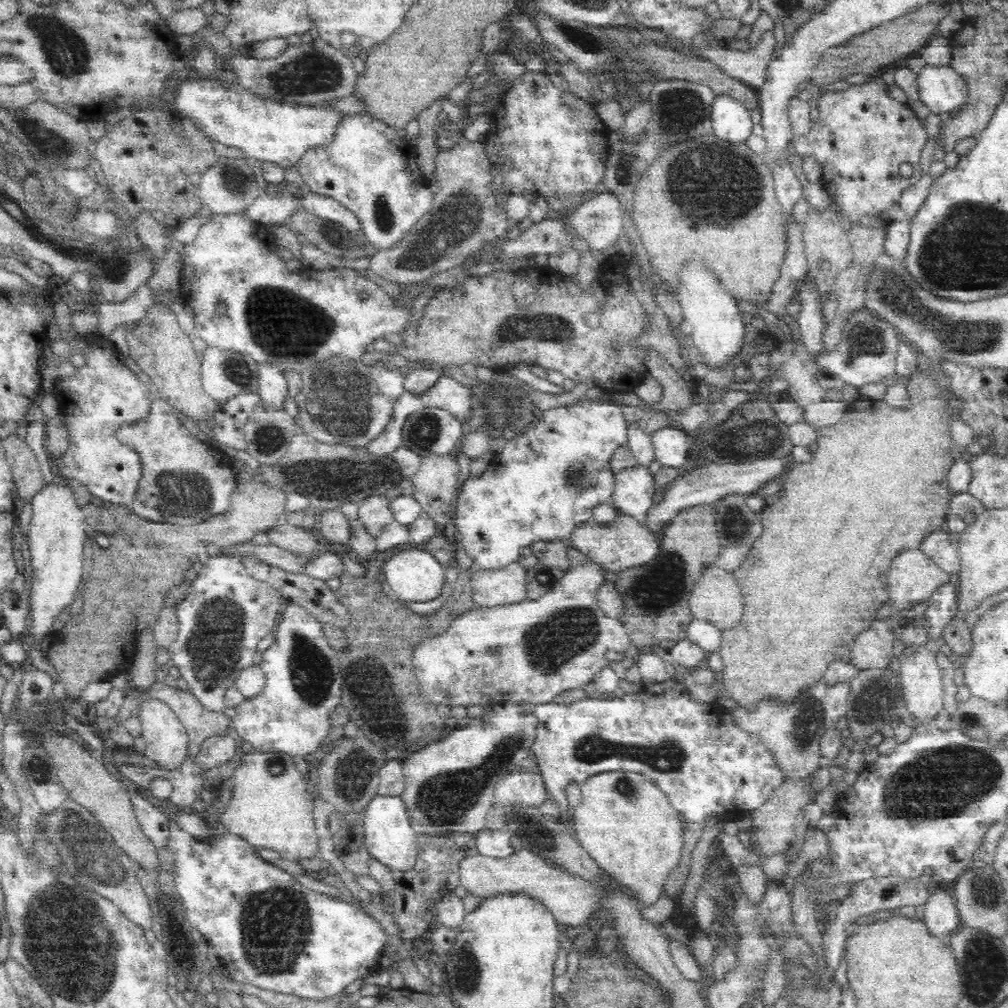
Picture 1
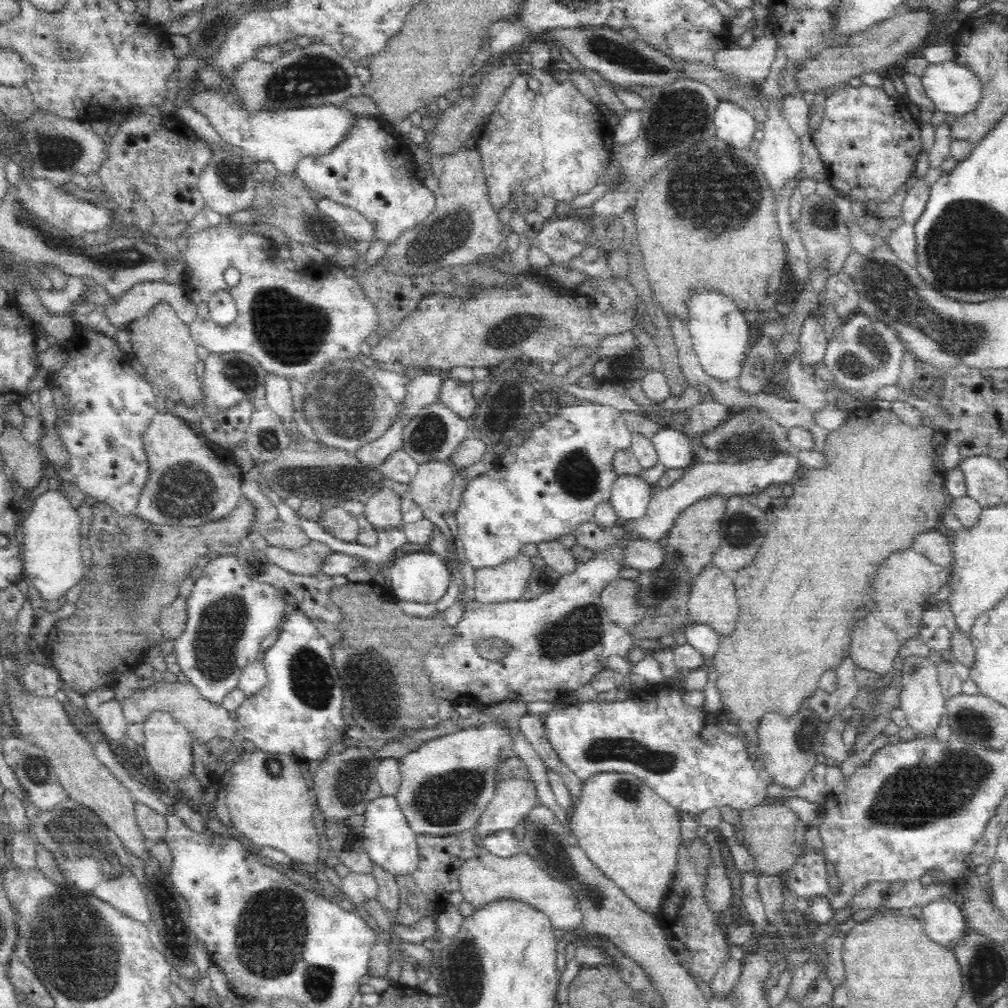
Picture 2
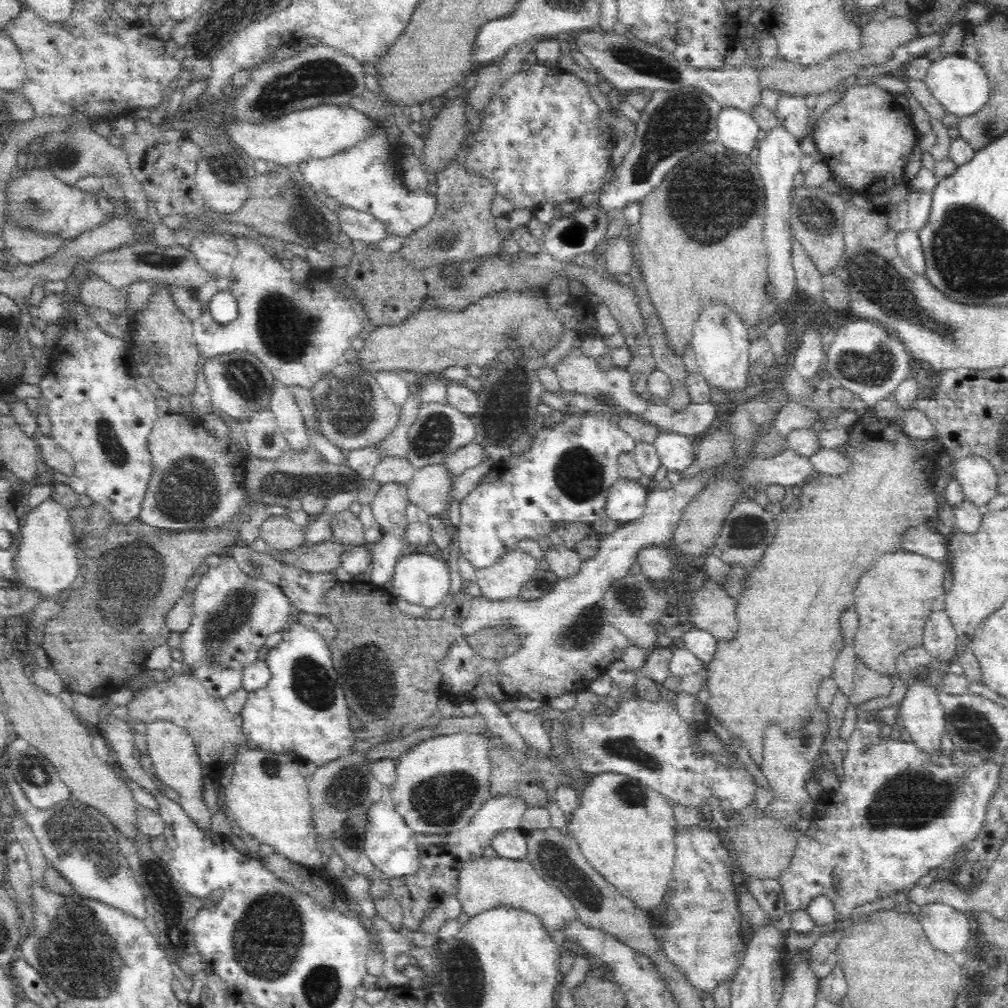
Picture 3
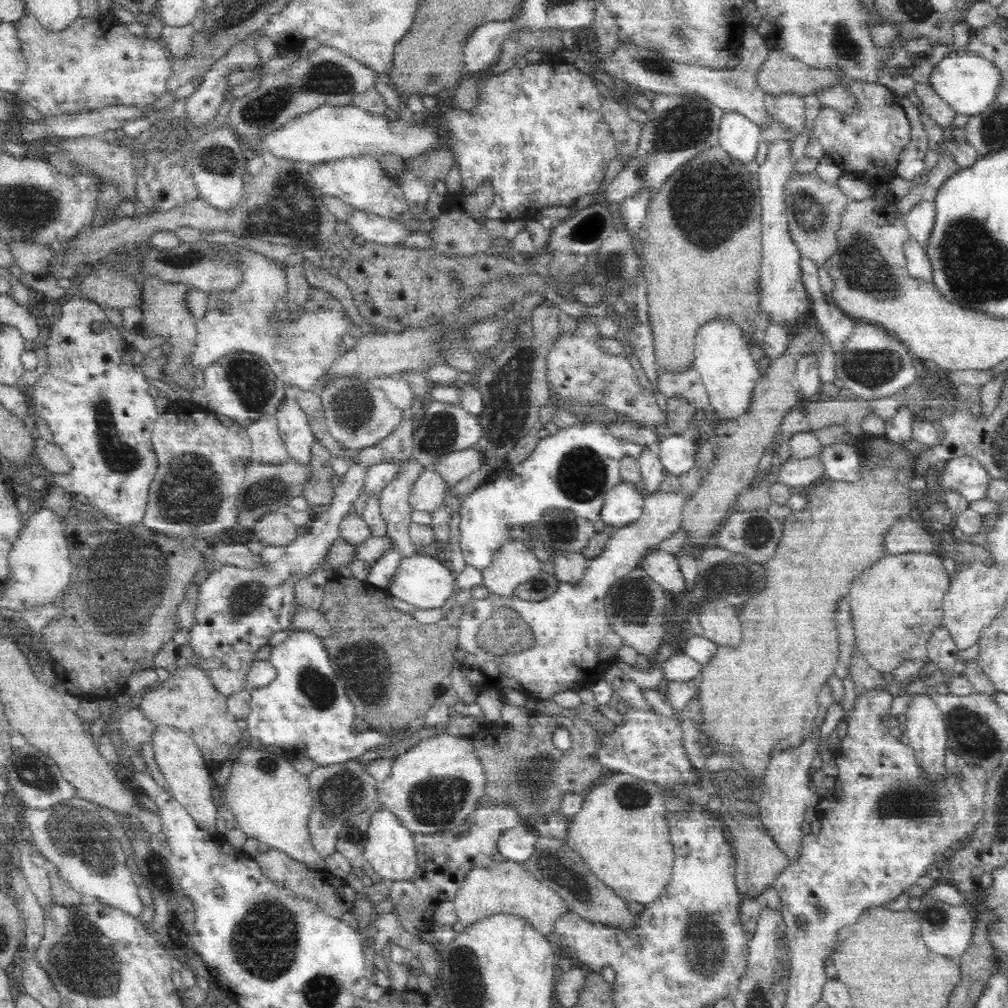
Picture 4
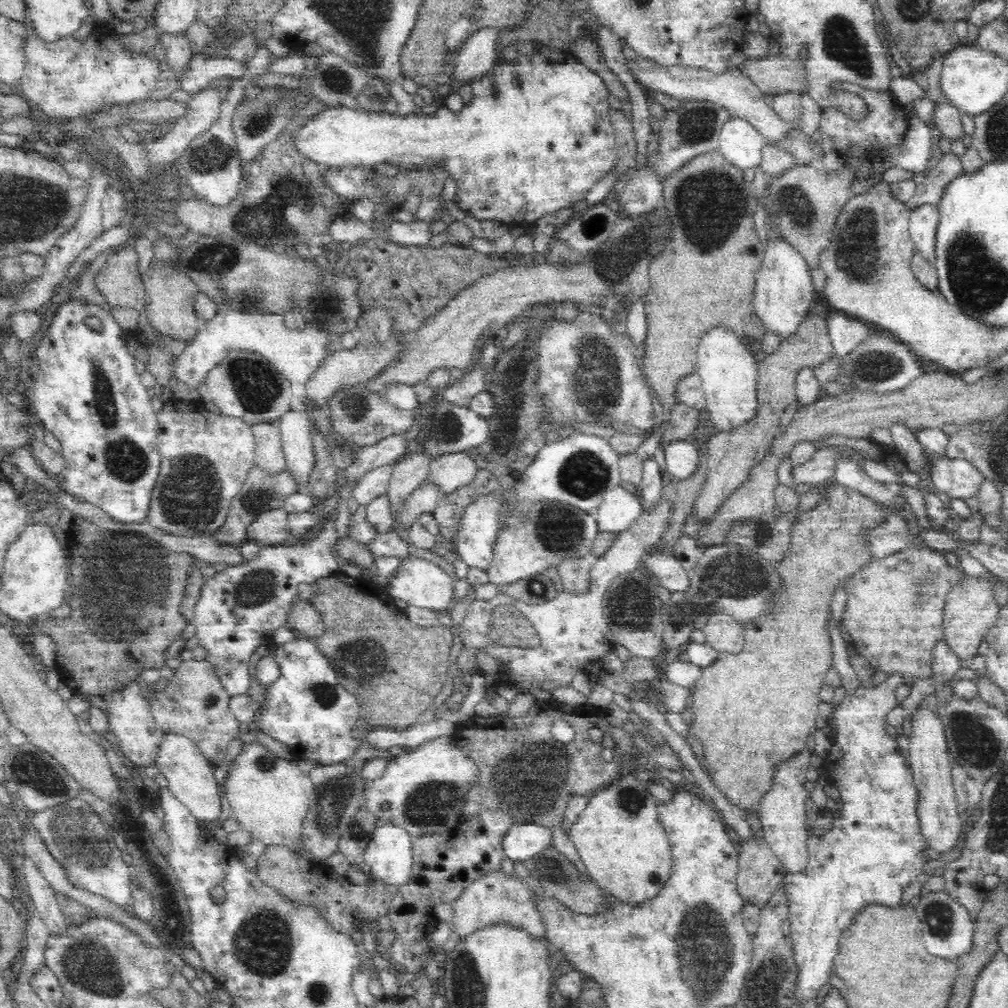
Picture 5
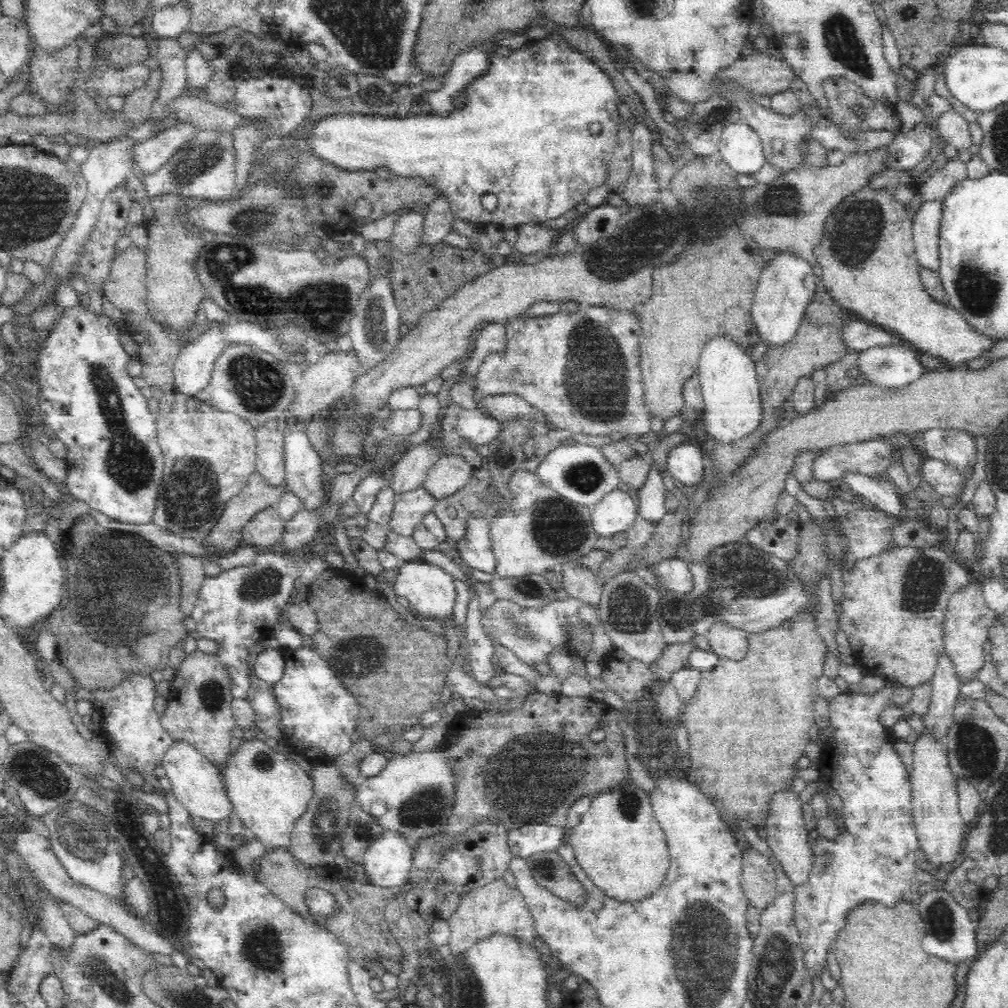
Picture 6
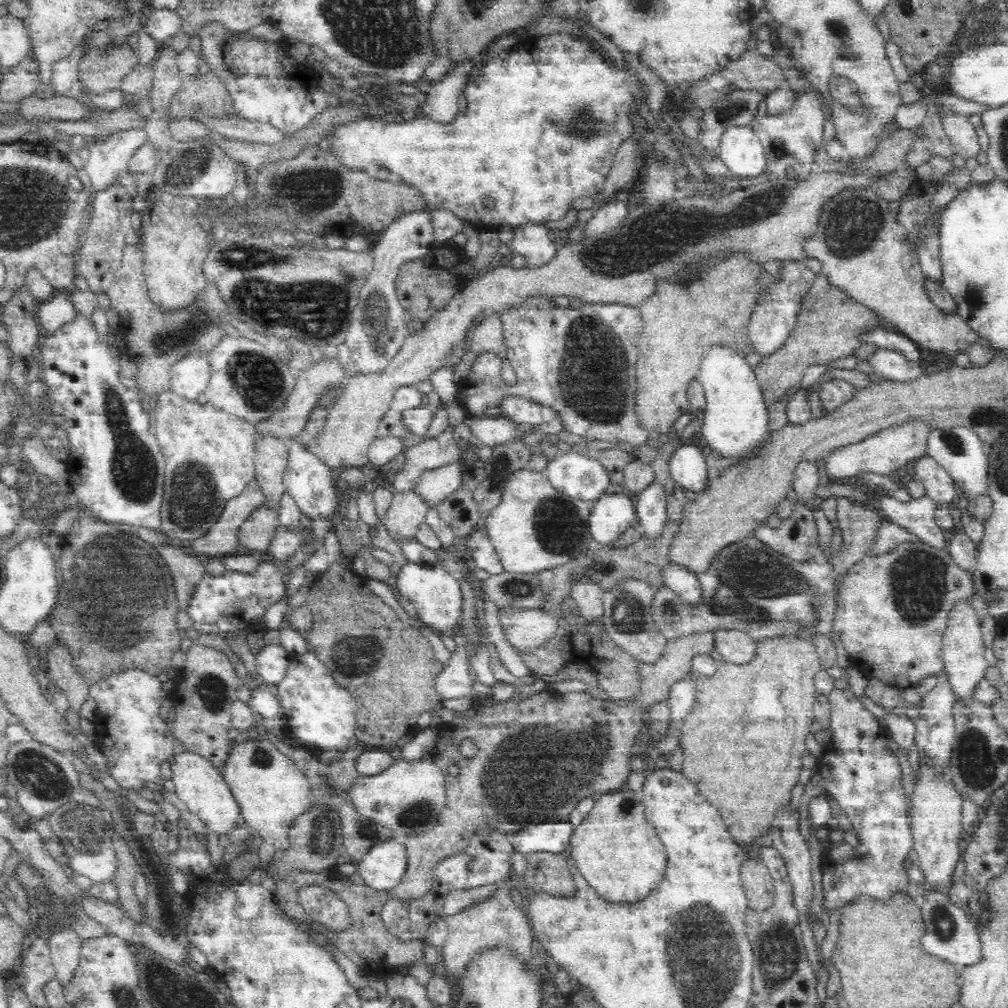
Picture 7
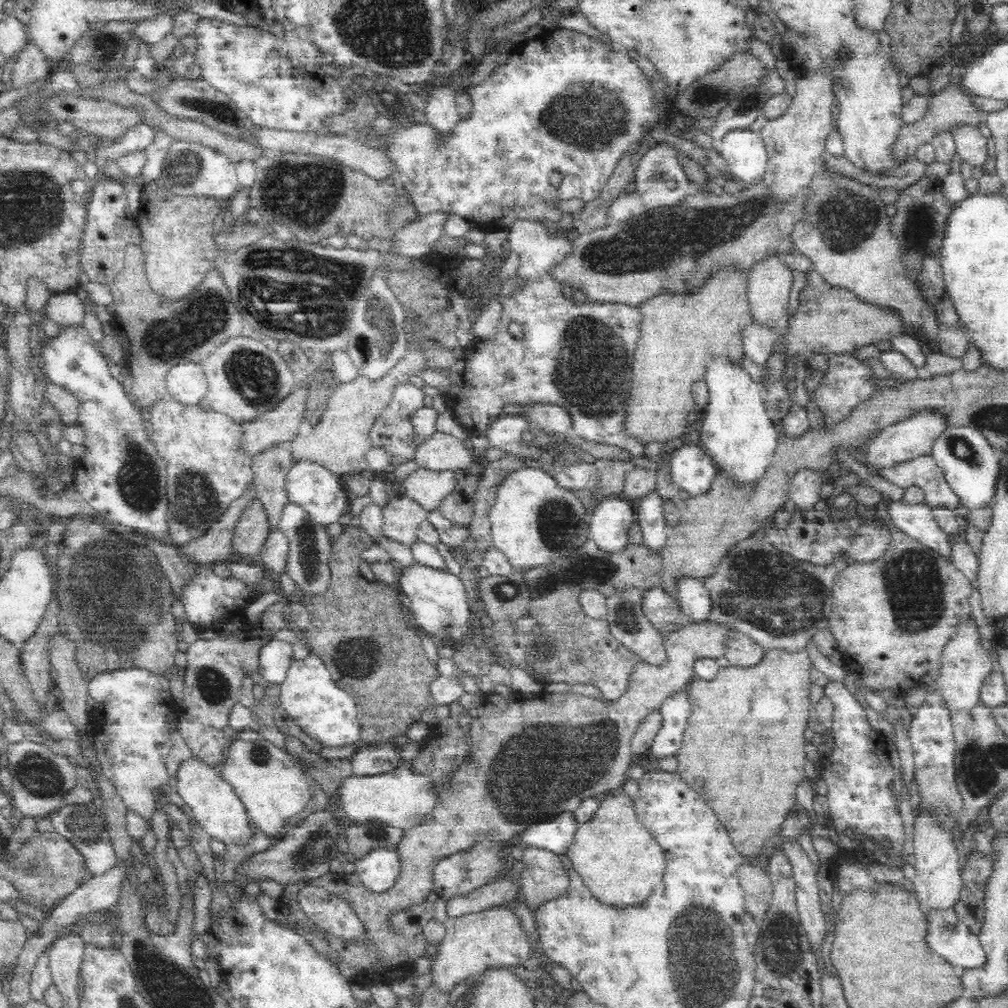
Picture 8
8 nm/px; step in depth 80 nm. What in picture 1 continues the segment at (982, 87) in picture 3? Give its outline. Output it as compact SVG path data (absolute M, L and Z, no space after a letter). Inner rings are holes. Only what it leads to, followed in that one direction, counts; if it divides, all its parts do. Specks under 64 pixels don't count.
M926 65L916 77L916 100L934 116L958 109L964 100L964 86L946 66Z

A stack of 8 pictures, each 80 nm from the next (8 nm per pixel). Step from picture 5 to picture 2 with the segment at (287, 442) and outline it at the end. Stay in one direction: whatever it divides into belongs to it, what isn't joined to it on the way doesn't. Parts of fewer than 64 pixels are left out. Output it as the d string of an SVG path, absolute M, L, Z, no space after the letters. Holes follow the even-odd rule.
M265 370L264 397L261 402L280 415L280 417L286 419L286 423L292 427L293 436L298 434L292 423L292 414L294 412L292 409L294 407L291 400L290 382L288 379L276 372Z

